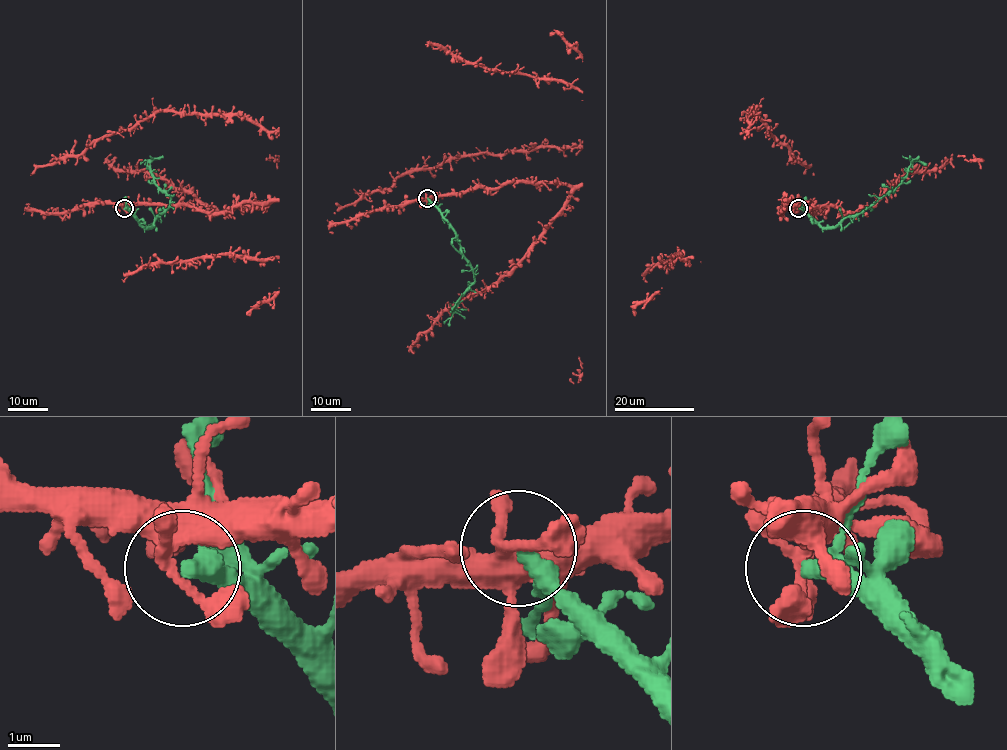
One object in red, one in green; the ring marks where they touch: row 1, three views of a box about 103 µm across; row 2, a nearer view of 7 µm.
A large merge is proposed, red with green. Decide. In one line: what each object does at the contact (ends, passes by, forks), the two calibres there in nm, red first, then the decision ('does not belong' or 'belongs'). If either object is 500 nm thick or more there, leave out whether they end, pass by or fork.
red forks; green passes by; calibres 240 and 280 nm; does not belong

